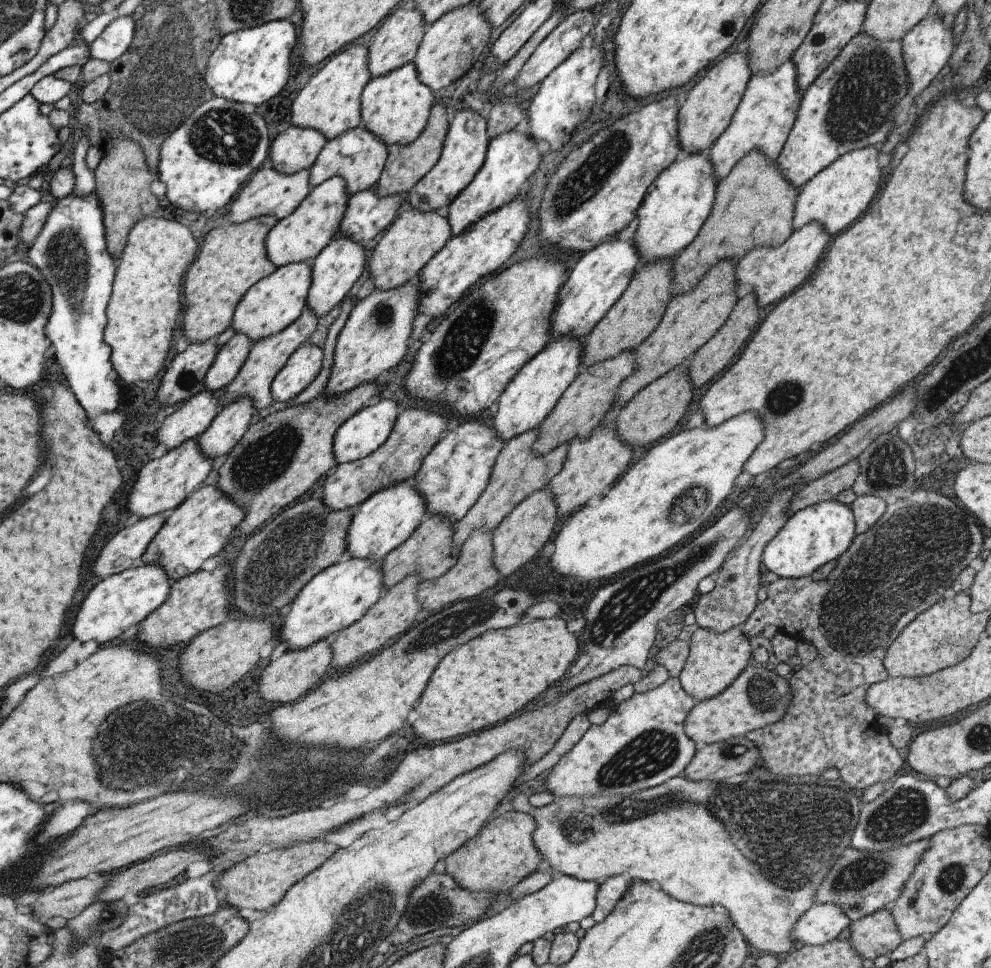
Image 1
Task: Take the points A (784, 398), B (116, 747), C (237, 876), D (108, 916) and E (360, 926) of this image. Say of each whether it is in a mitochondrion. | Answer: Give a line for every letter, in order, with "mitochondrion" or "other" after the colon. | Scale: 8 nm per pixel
A: mitochondrion
B: mitochondrion
C: other
D: mitochondrion
E: mitochondrion

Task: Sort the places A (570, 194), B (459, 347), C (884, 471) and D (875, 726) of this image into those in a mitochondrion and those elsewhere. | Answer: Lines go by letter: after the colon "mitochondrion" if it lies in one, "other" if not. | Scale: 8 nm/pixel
A: mitochondrion
B: mitochondrion
C: mitochondrion
D: other

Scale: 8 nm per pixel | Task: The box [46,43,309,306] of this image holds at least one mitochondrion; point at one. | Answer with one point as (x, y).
(218, 134)

